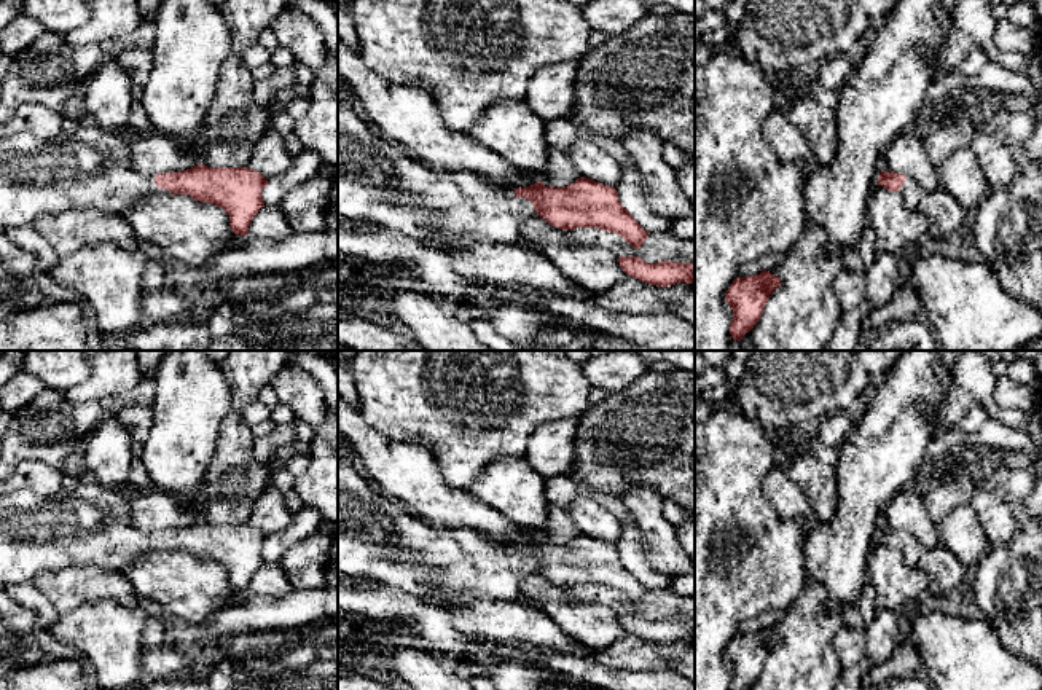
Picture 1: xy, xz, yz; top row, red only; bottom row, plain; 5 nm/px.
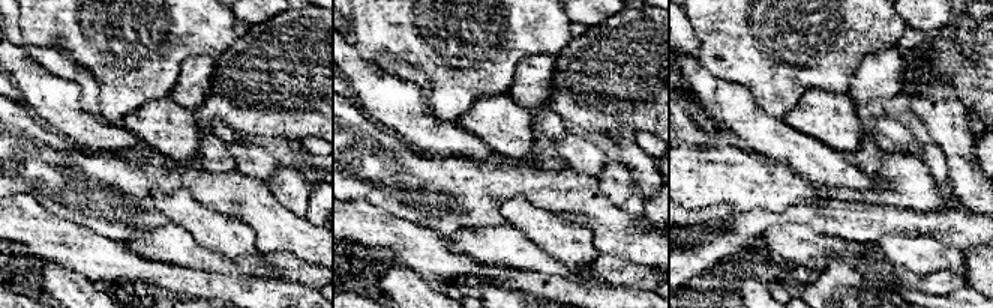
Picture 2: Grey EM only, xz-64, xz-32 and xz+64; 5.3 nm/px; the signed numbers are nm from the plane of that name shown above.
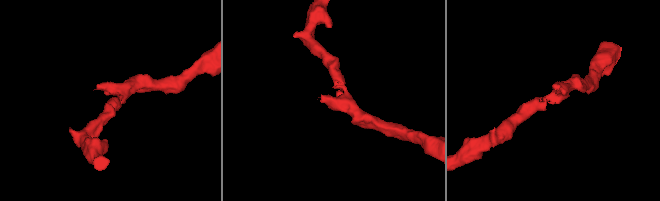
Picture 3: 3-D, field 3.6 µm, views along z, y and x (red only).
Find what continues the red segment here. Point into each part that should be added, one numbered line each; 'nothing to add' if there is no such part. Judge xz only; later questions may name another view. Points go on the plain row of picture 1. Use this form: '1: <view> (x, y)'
1: xz (376, 541)

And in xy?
1: xy (86, 526)

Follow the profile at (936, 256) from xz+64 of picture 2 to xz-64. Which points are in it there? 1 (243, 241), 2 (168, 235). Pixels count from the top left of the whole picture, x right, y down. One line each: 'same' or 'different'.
1: same
2: different

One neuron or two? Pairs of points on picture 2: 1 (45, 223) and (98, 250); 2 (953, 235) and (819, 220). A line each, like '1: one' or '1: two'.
1: one
2: one

